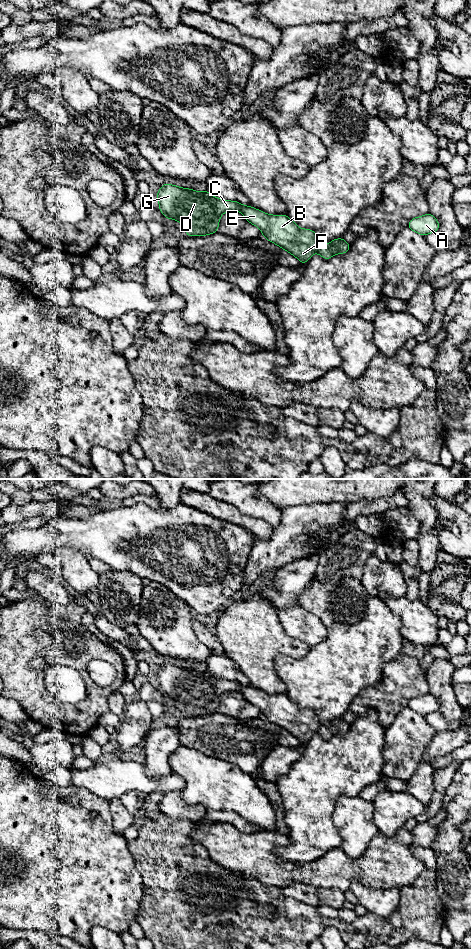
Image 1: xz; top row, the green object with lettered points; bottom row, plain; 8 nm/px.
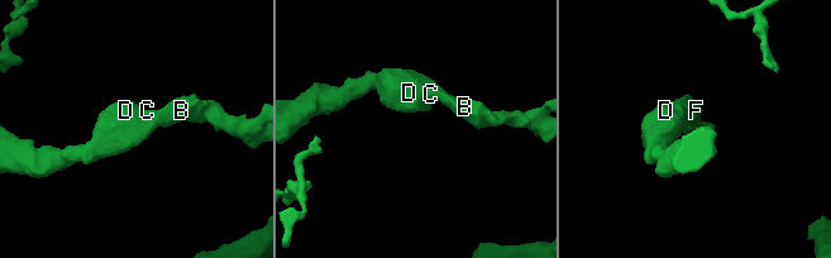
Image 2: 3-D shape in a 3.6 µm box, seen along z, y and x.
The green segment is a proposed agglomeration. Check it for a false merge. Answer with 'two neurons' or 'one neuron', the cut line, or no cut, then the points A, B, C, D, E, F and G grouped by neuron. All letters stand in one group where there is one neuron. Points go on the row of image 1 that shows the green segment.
one neuron | no cut | A B C D E F G

